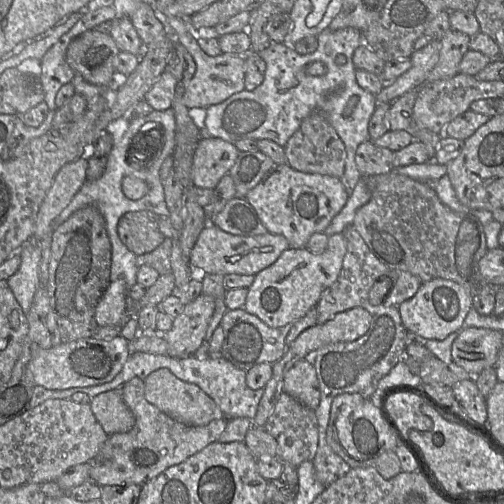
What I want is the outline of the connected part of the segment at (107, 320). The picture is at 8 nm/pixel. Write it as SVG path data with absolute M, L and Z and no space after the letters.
M118 278L109 283L100 298L95 310L95 320L99 327L123 326L129 317L126 282L124 278Z

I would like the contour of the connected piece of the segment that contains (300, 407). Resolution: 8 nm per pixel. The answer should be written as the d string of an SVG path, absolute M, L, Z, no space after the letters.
M282 392L264 428L277 441L277 456L283 463L298 467L304 461L313 461L318 449L318 420L314 410Z

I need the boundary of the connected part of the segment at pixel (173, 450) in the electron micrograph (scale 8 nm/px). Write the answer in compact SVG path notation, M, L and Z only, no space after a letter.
M138 377L131 379L123 385L122 398L135 416L136 421L133 428L126 433L109 435L97 456L93 460L86 462L91 463L90 481L100 487L127 486L132 484L142 486L169 467L184 462L209 444L218 441L228 423L226 417L213 420L204 426L190 426L174 420L146 400L144 396L144 380Z

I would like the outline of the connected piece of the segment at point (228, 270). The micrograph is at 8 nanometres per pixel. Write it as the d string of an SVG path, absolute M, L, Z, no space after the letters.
M207 224L191 251L189 264L193 269L201 269L206 274L255 276L273 264L281 253L289 248L287 239L280 234L266 232L256 236L239 236L225 232L215 225Z

